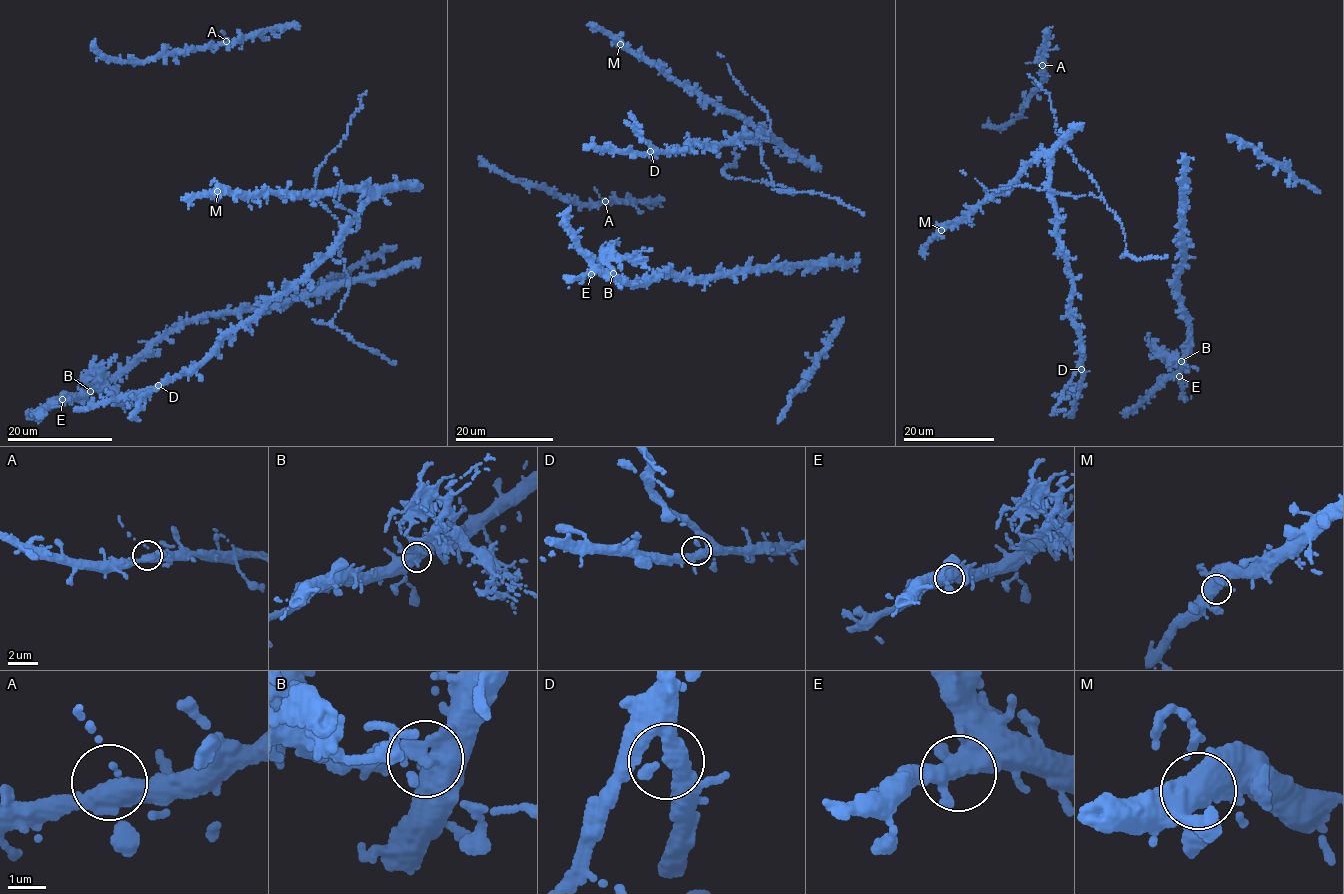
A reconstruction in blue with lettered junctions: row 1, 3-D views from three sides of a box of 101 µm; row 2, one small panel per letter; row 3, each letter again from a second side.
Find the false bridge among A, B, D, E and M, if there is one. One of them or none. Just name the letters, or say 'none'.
B

